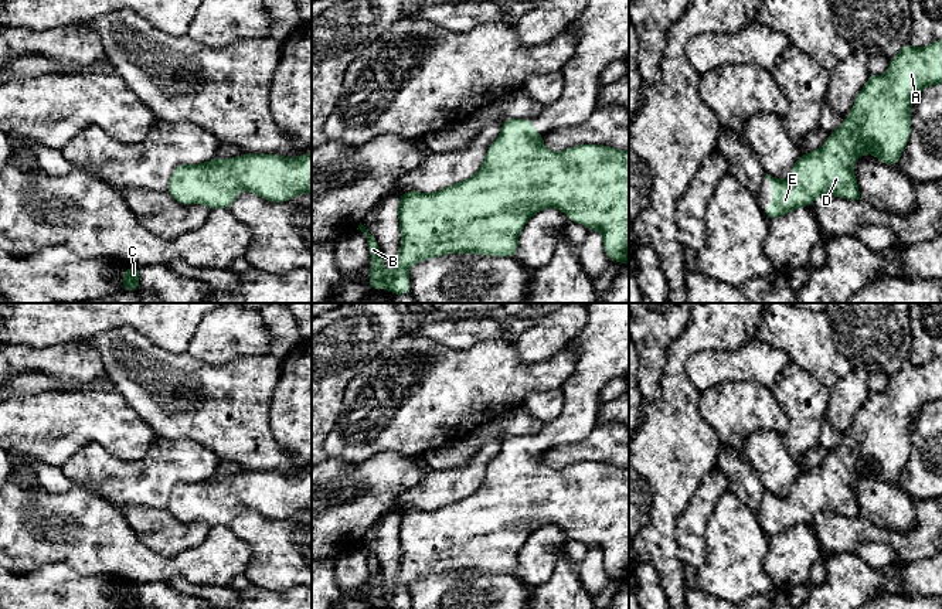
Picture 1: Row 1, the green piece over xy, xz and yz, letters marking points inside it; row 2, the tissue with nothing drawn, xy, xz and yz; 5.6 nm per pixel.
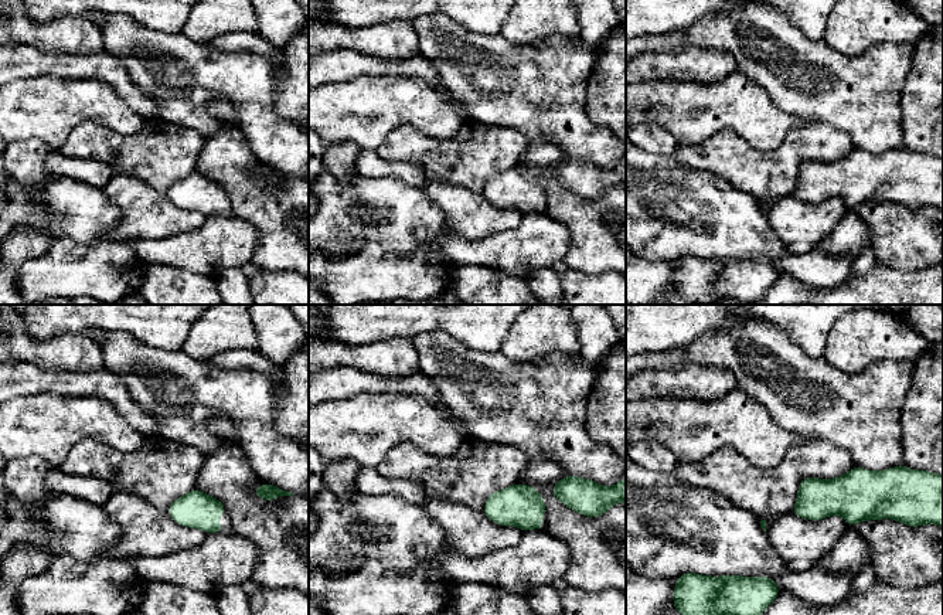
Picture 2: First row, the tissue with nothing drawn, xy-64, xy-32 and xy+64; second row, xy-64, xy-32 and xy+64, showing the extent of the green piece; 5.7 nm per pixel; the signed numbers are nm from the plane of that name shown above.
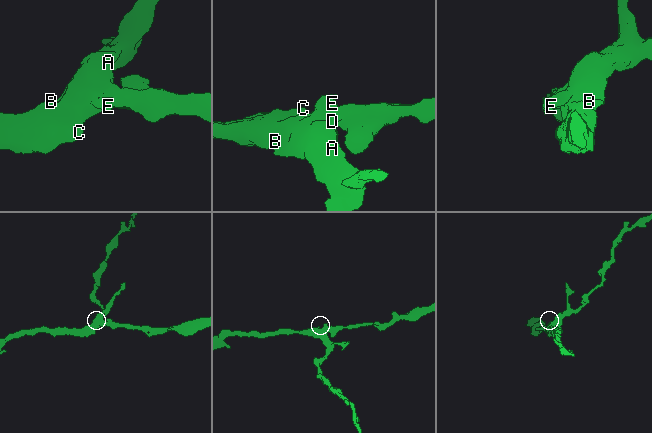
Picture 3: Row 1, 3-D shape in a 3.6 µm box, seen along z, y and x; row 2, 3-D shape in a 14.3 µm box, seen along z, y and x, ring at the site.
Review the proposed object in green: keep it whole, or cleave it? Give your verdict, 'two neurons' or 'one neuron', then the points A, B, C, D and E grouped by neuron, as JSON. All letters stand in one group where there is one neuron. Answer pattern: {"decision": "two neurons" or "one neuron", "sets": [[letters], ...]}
{"decision": "one neuron", "sets": [["A", "B", "C", "D", "E"]]}

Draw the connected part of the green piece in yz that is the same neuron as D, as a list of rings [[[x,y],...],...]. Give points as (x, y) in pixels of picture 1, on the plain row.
[[[942,357],[915,365],[907,360],[901,368],[890,375],[890,385],[884,392],[868,392],[863,406],[857,411],[853,426],[841,443],[829,450],[824,462],[799,473],[790,493],[778,497],[771,491],[773,523],[764,525],[768,537],[782,534],[796,525],[810,524],[820,513],[836,513],[844,517],[861,517],[853,486],[861,472],[874,472],[880,479],[898,483],[902,467],[911,452],[911,422],[926,404],[942,401]]]

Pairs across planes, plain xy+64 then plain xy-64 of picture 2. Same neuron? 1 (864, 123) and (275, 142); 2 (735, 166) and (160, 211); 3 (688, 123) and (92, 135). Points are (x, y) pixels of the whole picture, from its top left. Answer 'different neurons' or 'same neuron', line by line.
1: same neuron
2: different neurons
3: different neurons

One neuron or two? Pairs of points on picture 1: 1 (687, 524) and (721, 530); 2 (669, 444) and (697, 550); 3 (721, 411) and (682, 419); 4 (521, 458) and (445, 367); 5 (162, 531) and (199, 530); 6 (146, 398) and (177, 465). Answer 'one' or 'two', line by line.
1: two
2: two
3: two
4: two
5: one
6: two

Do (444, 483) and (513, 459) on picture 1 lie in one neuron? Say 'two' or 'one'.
two

